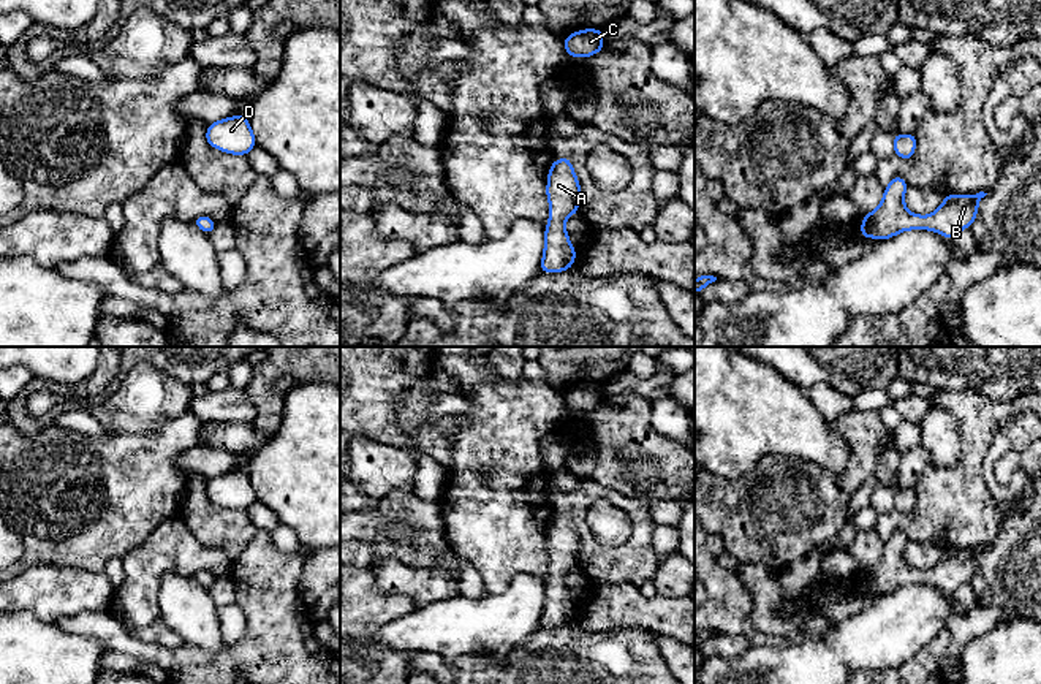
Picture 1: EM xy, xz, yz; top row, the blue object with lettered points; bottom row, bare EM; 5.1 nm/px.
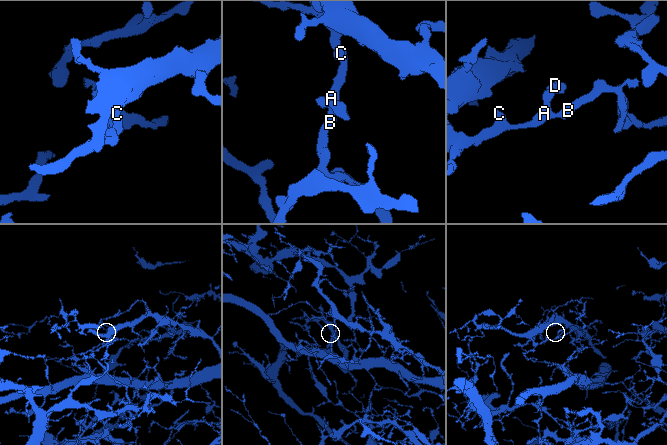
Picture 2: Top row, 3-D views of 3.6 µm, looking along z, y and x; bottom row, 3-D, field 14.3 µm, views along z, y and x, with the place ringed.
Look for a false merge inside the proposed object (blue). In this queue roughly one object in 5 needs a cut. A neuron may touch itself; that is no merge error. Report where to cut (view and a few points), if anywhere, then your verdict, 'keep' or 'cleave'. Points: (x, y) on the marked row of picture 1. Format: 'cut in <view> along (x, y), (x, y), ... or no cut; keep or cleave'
no cut; keep

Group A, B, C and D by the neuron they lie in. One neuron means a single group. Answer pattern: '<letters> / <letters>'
A B C D

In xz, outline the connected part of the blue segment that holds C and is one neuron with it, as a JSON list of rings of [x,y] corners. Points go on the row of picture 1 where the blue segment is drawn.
[[[587,28],[574,32],[563,40],[566,54],[570,57],[590,57],[598,54],[603,48],[603,30],[598,28]]]

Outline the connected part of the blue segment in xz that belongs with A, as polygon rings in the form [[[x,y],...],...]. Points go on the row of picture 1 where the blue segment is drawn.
[[[568,157],[554,160],[546,195],[551,207],[539,269],[541,272],[568,271],[576,260],[576,249],[570,244],[570,234],[563,226],[570,215],[579,212],[581,196],[581,184]]]

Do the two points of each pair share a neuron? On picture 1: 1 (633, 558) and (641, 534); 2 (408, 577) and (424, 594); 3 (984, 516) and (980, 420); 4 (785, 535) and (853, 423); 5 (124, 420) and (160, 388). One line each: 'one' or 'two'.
1: one
2: one
3: one
4: one
5: one

